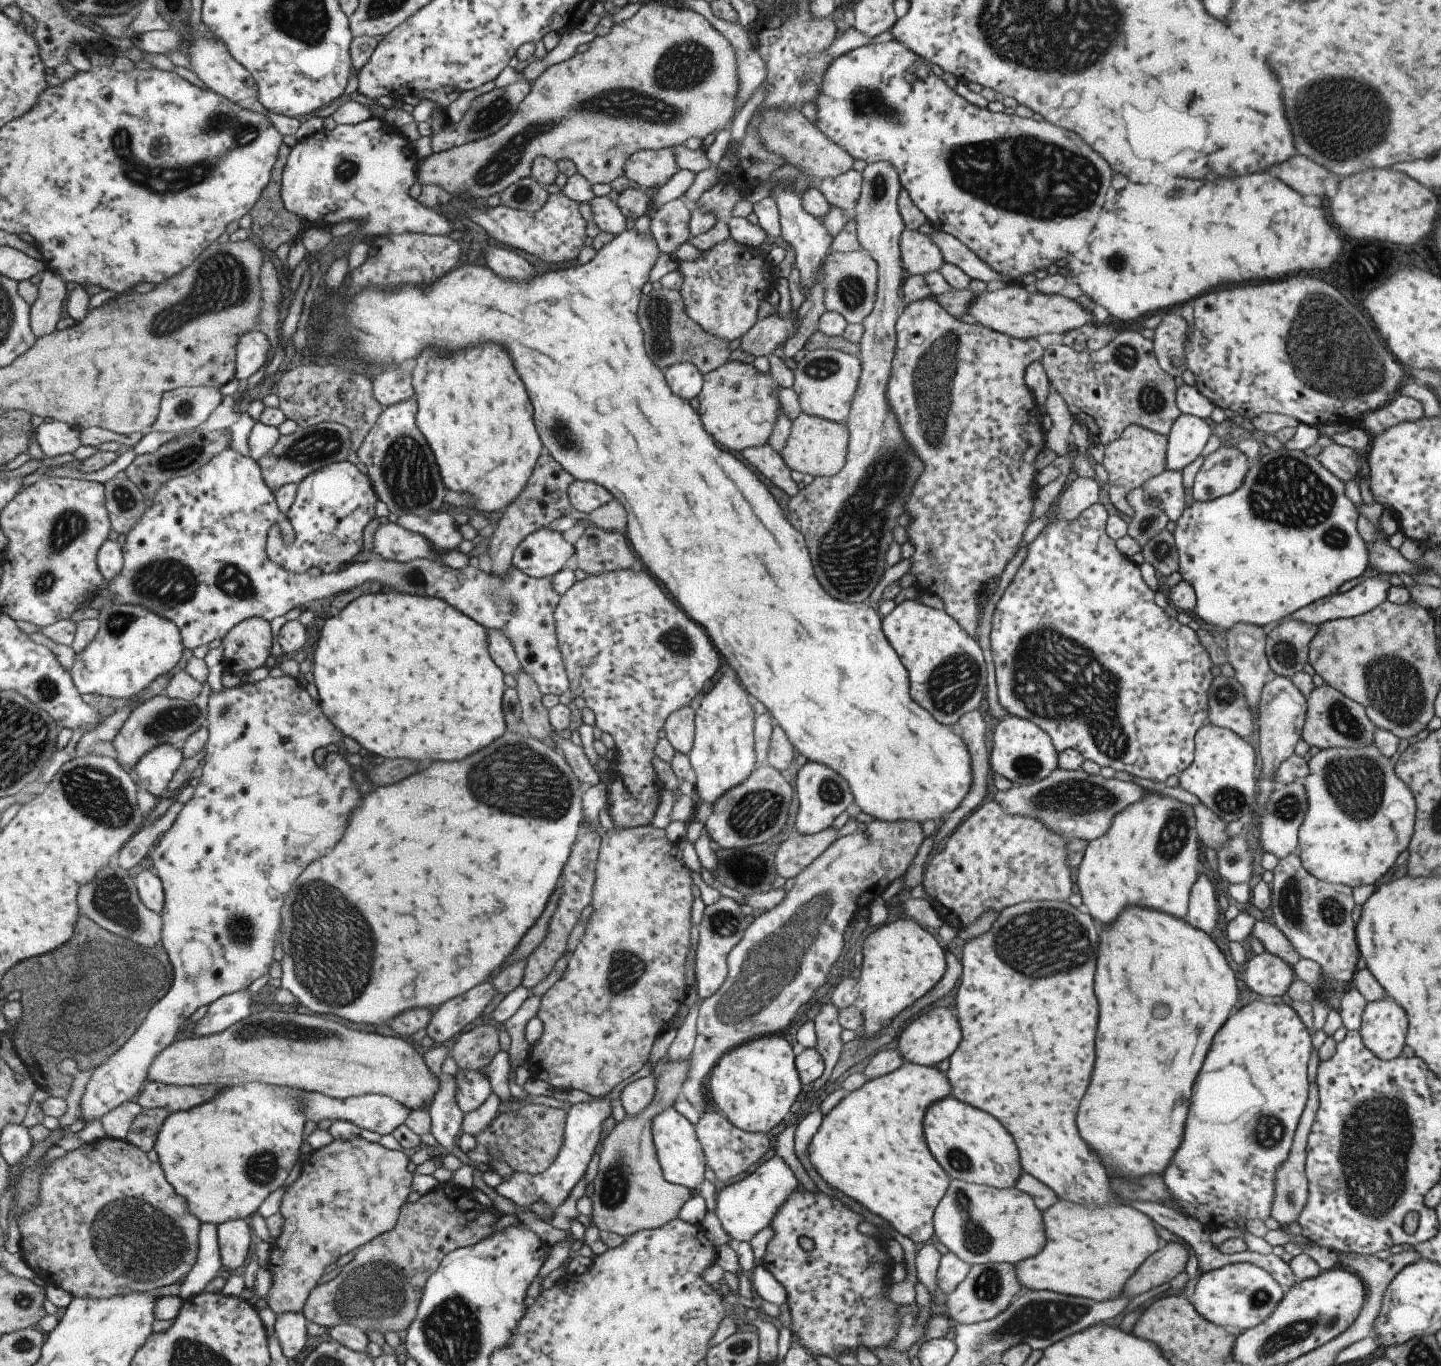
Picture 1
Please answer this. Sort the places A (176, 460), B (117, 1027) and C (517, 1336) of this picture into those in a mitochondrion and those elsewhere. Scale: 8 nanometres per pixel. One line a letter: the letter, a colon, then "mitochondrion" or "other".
A: mitochondrion
B: mitochondrion
C: other

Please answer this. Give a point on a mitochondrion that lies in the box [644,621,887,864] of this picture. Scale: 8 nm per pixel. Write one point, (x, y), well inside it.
(759, 812)

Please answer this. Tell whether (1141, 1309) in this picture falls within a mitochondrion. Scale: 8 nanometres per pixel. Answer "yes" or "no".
no

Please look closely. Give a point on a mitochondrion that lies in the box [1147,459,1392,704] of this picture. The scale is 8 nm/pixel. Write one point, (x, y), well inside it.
(1284, 654)

